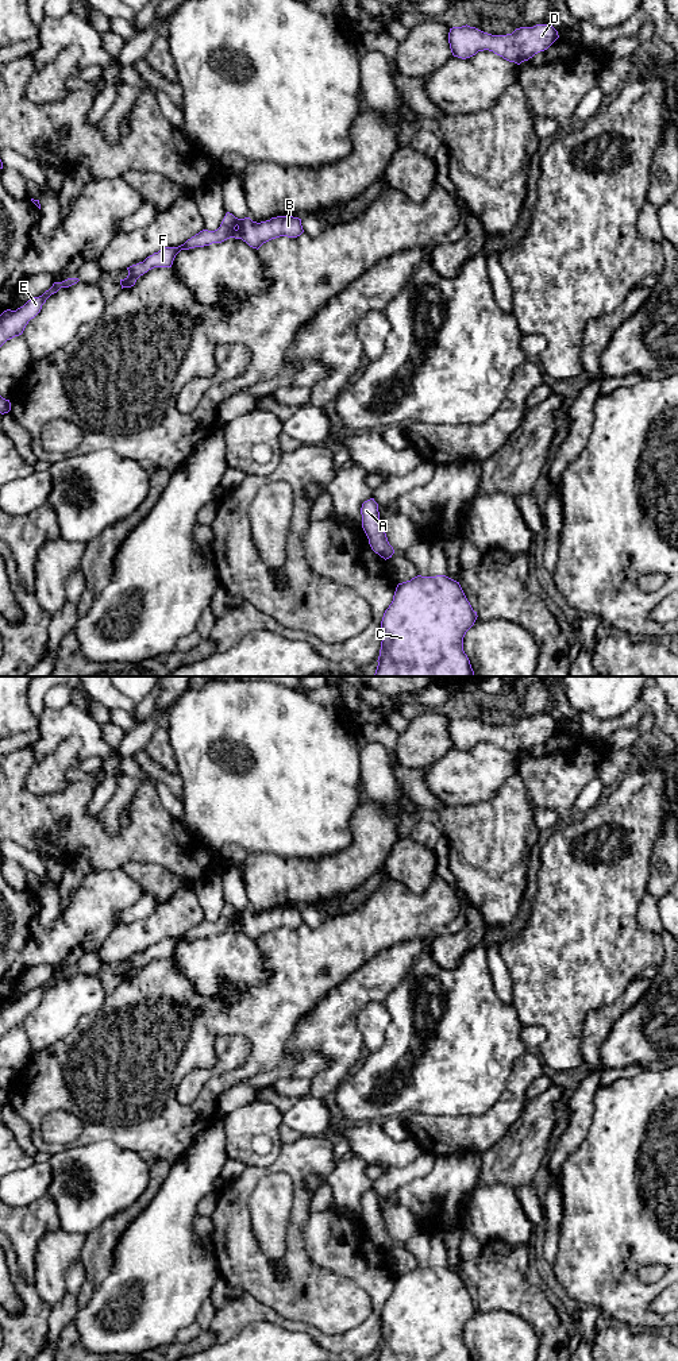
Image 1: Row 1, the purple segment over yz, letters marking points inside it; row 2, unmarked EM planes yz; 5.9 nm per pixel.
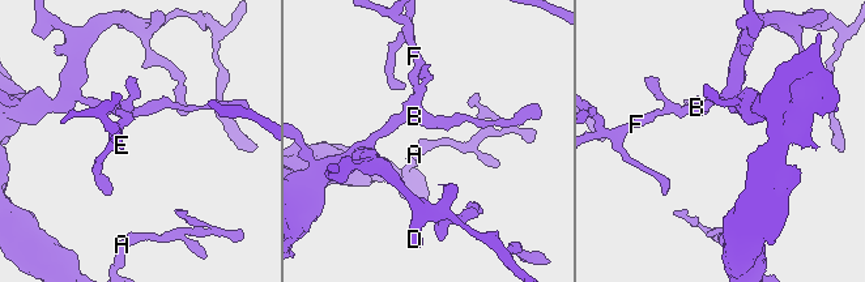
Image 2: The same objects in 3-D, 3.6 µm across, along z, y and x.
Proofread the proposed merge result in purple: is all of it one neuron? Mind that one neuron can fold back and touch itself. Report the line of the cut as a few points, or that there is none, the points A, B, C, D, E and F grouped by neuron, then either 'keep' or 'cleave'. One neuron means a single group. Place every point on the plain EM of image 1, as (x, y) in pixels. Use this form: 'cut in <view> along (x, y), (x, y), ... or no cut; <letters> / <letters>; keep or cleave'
no cut; A B C D E F; keep

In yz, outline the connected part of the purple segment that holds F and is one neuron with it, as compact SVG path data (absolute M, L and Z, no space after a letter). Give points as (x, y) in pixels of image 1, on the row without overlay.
M227 903L220 918L215 922L203 921L178 938L165 938L147 948L143 953L127 959L128 967L120 971L122 980L131 979L136 971L154 959L172 959L176 946L181 941L204 938L221 934L230 929L242 930L253 940L280 929L297 929L304 924L301 910L293 907L277 907L266 913L253 913L250 909L238 910Z

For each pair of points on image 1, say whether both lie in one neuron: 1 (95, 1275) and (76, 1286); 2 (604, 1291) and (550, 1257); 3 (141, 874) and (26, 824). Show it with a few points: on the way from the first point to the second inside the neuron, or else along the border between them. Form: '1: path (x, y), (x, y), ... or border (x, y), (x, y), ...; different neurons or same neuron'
1: border (81, 1259), (85, 1267), (85, 1282), (76, 1295); different neurons
2: border (561, 1229), (559, 1250), (553, 1265); different neurons
3: border (154, 864), (127, 862), (122, 867); different neurons

